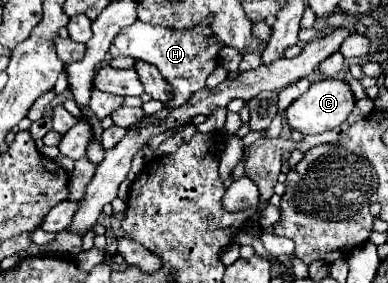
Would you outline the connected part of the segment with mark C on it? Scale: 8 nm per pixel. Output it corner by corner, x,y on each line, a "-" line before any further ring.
327,78
327,80
317,80
311,84
311,88
297,98
289,108
287,108
287,122
291,128
299,130
301,134
321,134
327,132
339,124
343,124
347,120
347,116
353,112
355,108
355,96
349,88
349,84
345,84
343,80
335,80
335,78

